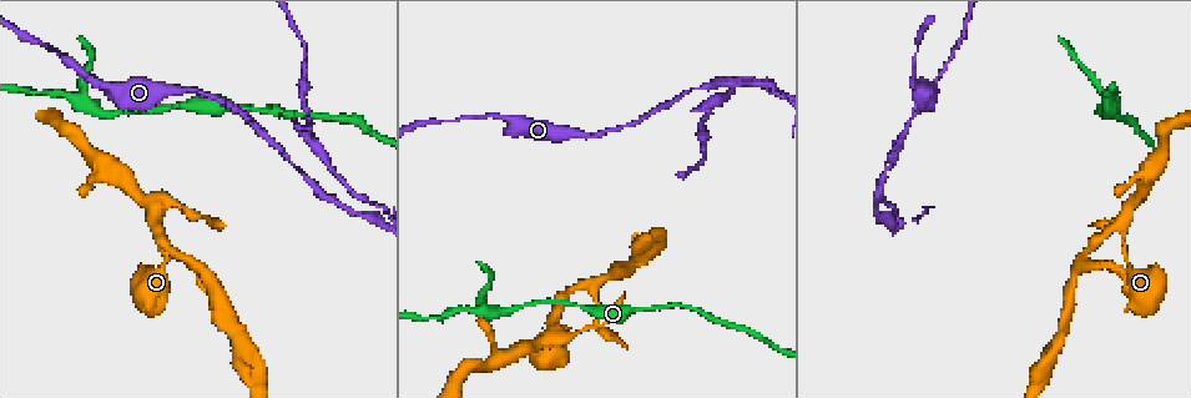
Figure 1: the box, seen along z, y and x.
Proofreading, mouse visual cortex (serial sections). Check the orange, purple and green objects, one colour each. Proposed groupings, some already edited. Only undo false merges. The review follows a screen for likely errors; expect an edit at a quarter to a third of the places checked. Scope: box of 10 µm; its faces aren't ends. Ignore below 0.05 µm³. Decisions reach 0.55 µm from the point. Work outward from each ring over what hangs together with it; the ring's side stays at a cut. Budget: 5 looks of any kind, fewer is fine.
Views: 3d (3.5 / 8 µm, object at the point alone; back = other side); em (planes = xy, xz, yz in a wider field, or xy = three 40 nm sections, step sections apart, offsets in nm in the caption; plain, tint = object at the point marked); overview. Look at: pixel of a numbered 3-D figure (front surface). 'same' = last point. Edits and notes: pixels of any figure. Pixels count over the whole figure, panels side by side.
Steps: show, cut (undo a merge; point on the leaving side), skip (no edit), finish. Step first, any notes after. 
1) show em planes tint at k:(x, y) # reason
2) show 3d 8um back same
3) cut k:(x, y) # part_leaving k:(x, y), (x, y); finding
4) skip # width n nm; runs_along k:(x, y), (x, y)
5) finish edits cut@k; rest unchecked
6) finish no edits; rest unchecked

show 3d 3.5um at 1:(479, 310) # calibre changes

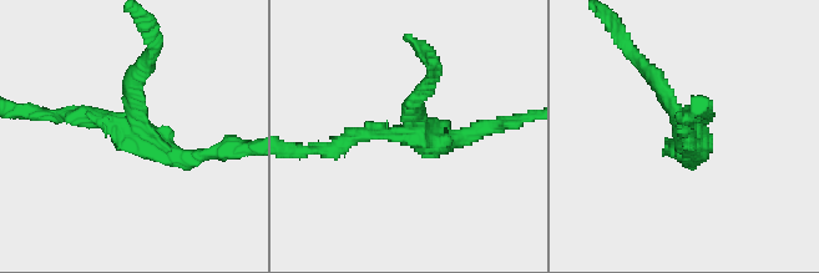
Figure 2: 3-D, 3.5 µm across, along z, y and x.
show em xy step 2 tint at 2:(413, 134) # need the tissue

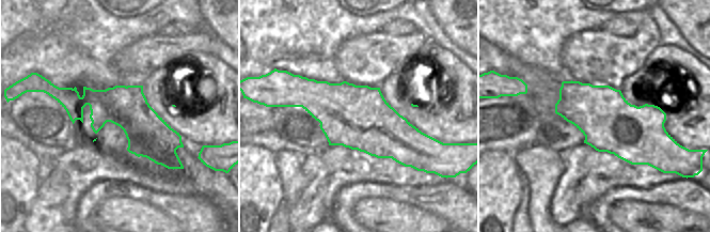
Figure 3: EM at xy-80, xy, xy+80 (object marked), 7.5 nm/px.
show em xy step 1 tint same

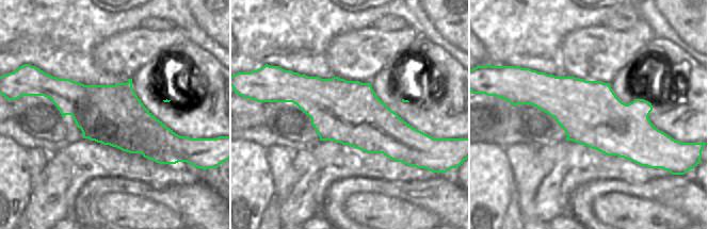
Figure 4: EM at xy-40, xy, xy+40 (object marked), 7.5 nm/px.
cut 2:(652, 80) # part_leaving 2:(673, 110), (667, 95), (616, 30); a second cell is stuck on

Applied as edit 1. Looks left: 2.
show 3d 3.5um at 1:(156, 229) # abrupt turn

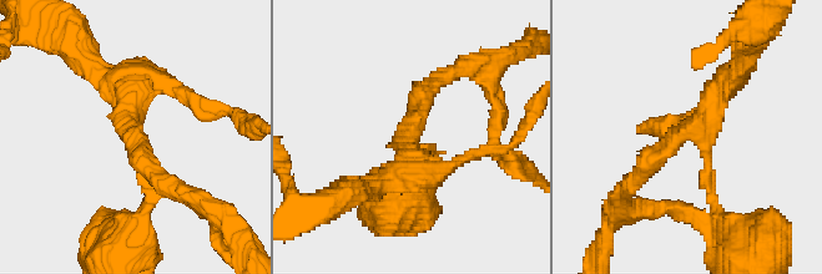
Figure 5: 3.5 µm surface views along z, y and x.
show em xy step 1 tint at 5:(130, 138) # arms 3; arm_widths 150, 250, 300 nm

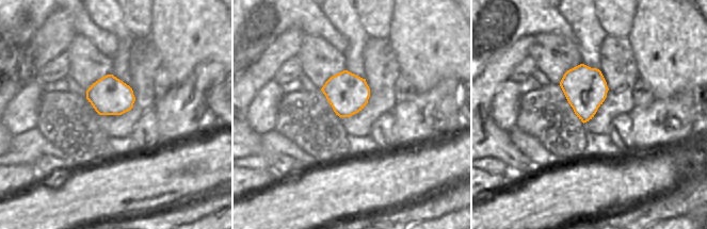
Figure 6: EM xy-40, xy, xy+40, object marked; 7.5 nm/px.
skip # runs_along 5:(144, 212), (129, 105), (101, 70); one cell here

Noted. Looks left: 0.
finish edits cut@2; rest unchecked

